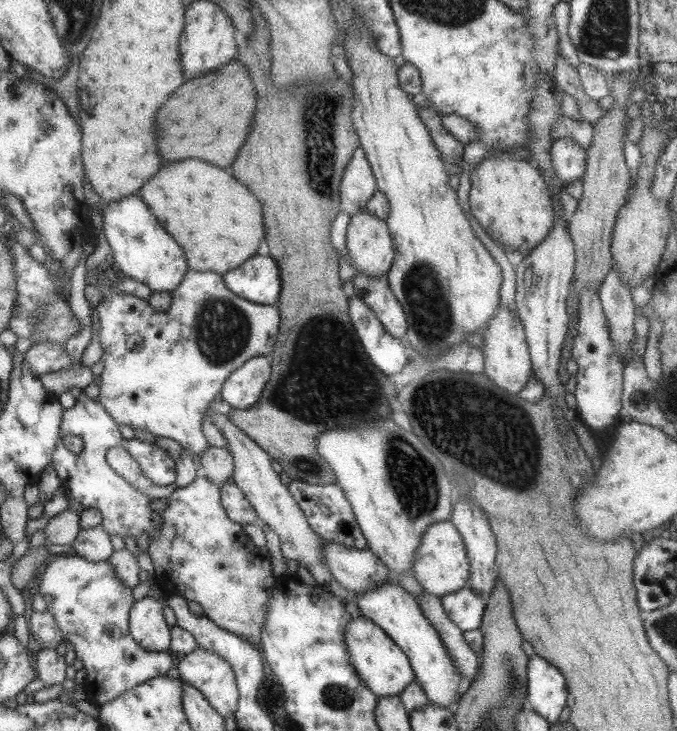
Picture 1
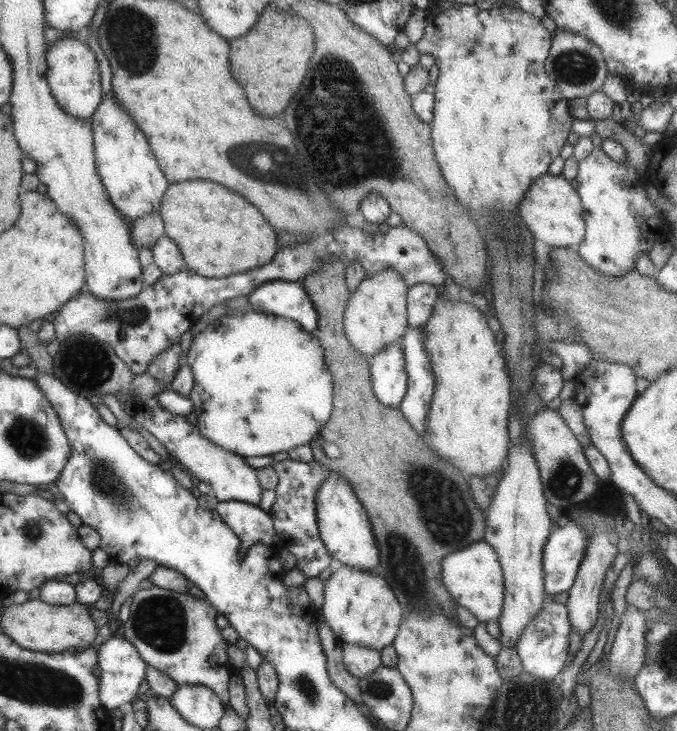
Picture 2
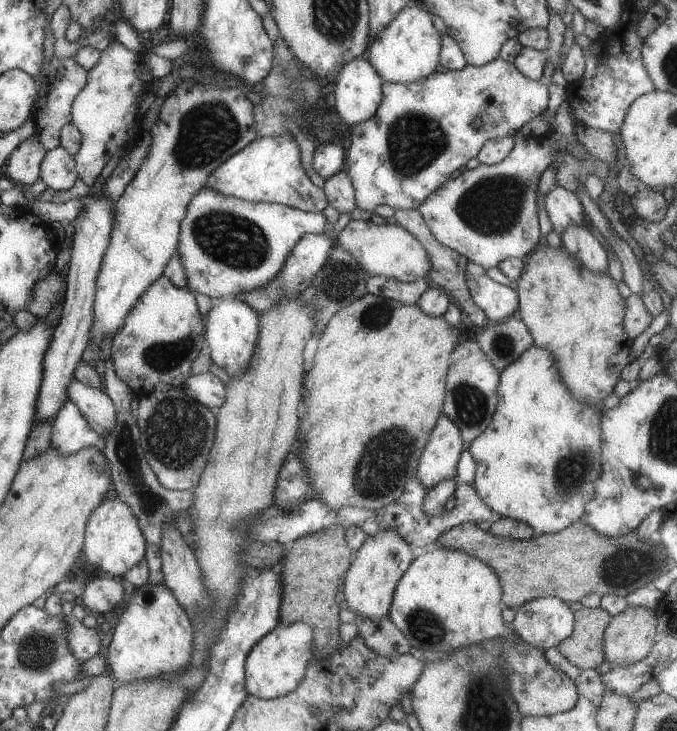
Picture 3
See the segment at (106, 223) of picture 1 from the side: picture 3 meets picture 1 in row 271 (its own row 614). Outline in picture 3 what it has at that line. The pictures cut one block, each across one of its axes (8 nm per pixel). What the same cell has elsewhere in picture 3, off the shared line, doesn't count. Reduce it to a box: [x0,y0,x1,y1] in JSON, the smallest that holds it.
[108,584,191,684]

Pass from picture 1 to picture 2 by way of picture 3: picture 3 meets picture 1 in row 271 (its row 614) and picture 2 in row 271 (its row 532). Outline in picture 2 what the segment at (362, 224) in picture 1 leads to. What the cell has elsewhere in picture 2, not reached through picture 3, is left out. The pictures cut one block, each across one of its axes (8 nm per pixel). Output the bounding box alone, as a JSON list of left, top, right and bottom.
[342,268,407,359]

